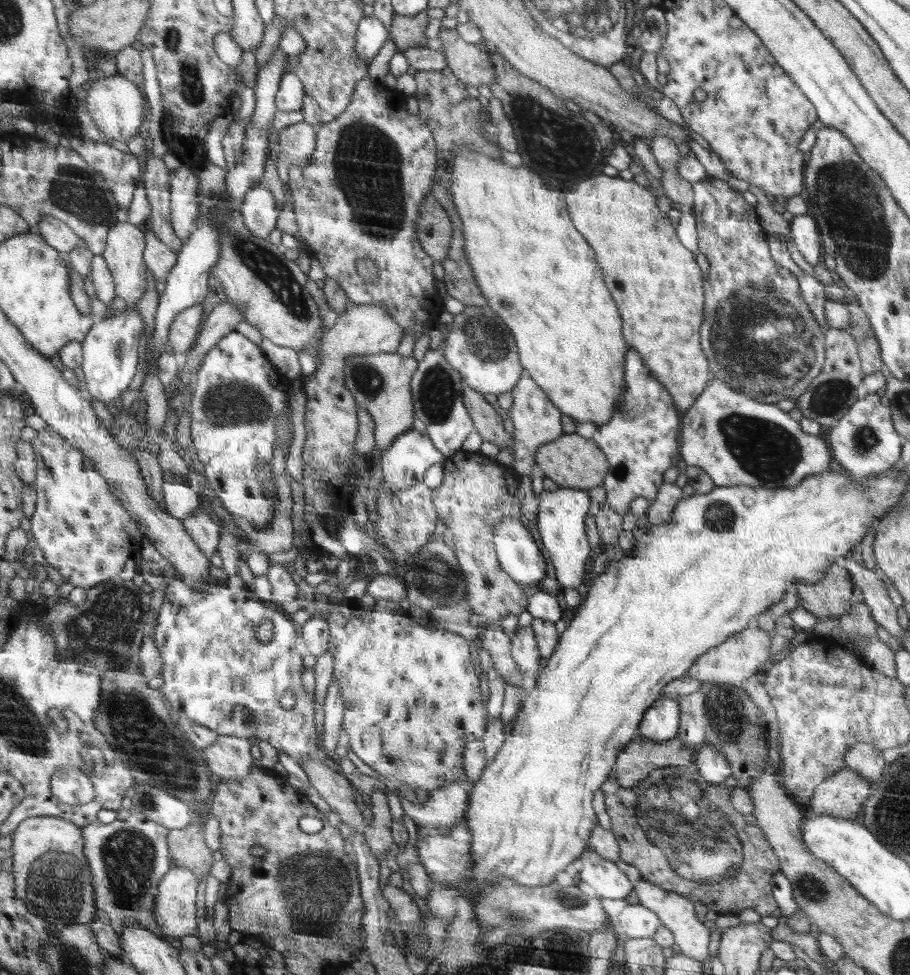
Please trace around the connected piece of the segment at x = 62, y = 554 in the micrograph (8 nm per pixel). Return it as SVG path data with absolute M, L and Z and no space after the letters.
M48 425L38 431L31 443L36 449L39 474L33 484L39 494L37 511L31 518L34 545L45 553L48 564L57 569L74 587L91 589L102 582L113 580L124 572L130 558L141 554L148 541L143 528L109 486L107 476L100 472L82 449L73 445L65 436Z

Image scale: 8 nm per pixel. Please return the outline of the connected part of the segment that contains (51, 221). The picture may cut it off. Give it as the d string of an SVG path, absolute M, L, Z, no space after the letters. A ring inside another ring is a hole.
M44 215L44 219L40 221L40 227L35 230L42 233L50 244L60 249L65 255L77 248L88 247L84 237L81 237L66 222L54 216Z

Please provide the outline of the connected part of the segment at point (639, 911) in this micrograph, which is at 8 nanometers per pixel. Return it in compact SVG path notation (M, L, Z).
M628 904L618 914L618 924L624 935L634 938L652 937L661 926L657 914L638 904Z

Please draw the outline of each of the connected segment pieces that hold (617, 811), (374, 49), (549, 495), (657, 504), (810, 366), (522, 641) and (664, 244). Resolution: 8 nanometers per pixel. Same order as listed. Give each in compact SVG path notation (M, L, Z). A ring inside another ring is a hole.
M694 762L686 766L672 765L666 766L666 768L656 768L656 770L650 772L644 785L630 788L619 787L614 794L605 796L605 810L611 818L611 832L614 834L619 846L619 857L621 860L636 866L641 872L642 879L649 880L651 883L670 892L678 893L680 896L686 897L693 902L700 900L707 910L714 910L714 912L720 915L738 915L742 910L746 910L746 908L753 908L762 917L775 916L778 918L780 917L780 908L776 906L776 902L772 898L772 884L770 884L770 880L772 880L772 876L778 870L781 870L782 866L778 866L779 857L772 850L770 842L767 840L767 834L764 834L763 830L756 825L748 825L744 821L744 814L736 812L734 805L731 803L732 789L733 787L729 787L724 782L709 783L705 781L698 774L697 766Z
M365 16L358 26L355 53L366 62L371 62L384 46L384 42L389 37L388 33L384 24L377 17Z
M559 487L559 489L544 491L539 498L536 524L540 529L541 543L556 569L556 581L565 589L576 589L582 584L584 566L590 556L590 545L586 540L585 518L596 508L585 489Z
M664 483L664 486L659 488L655 499L647 508L648 524L645 525L643 531L639 534L647 532L648 525L651 528L672 519L675 506L685 497L686 495L682 492L682 488L678 487L675 483Z
M708 177L702 182L693 182L692 188L692 214L696 220L696 230L699 236L698 252L702 254L702 260L707 263L706 266L710 266L710 270L708 270L708 320L704 320L704 352L708 352L708 360L712 360L712 372L716 372L718 380L724 380L738 392L766 404L776 404L780 400L799 399L807 391L814 378L818 376L822 370L822 362L824 362L824 332L820 330L821 326L816 324L807 301L802 300L803 294L800 294L800 290L798 290L799 280L795 274L777 262L771 256L771 252L768 252L766 236L758 224L754 206L746 204L746 200L742 198L742 192L736 192L736 189L727 183L727 180L718 180L713 177Z
M531 626L519 627L512 638L512 652L516 664L523 671L524 688L534 689L535 679L541 669L539 665L541 656Z
M602 173L580 181L565 195L575 229L596 252L596 262L608 276L608 288L624 312L628 344L644 352L648 368L675 397L676 408L688 410L712 378L700 348L704 288L694 254L680 244L674 226L656 208L656 198L632 180Z

